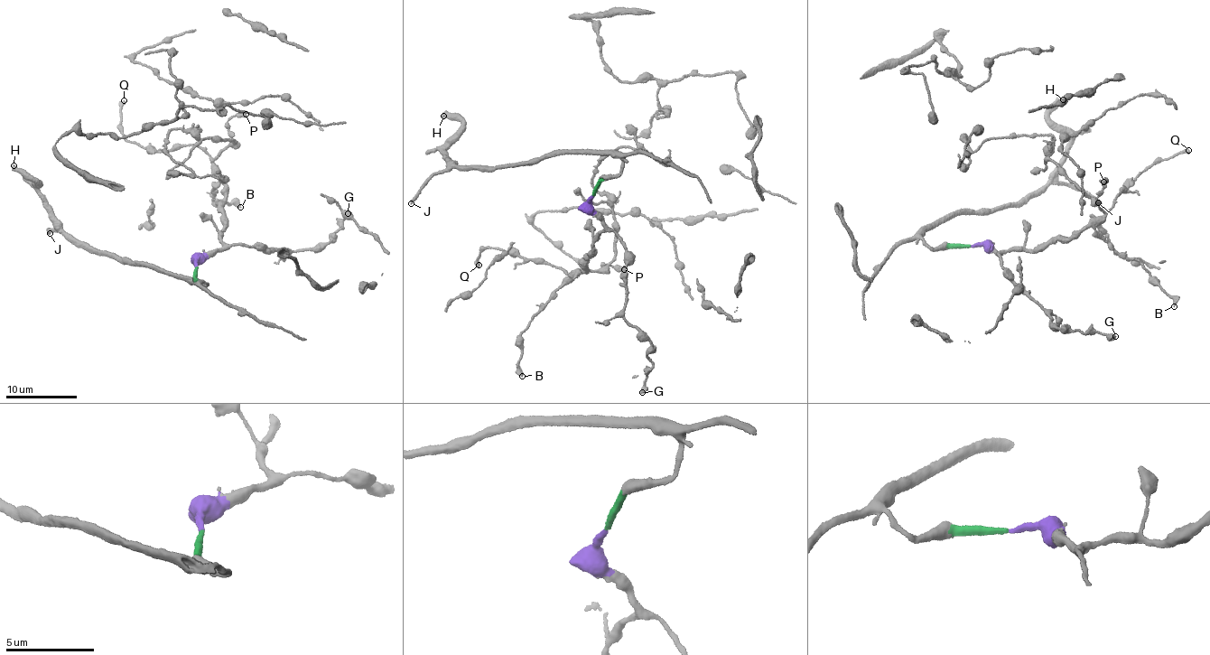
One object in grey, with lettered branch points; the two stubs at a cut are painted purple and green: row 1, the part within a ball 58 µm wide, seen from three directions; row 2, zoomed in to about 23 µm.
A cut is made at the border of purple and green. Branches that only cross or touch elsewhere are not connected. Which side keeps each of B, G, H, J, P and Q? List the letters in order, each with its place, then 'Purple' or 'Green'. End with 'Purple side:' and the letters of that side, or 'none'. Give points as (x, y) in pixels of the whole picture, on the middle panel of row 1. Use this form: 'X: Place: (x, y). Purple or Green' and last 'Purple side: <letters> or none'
B: Place: (522, 376). Purple
G: Place: (642, 392). Purple
H: Place: (443, 116). Green
J: Place: (411, 203). Green
P: Place: (624, 269). Purple
Q: Place: (479, 265). Purple
Purple side: B, G, P, Q

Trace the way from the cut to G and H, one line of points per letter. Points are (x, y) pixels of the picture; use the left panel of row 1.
G: (196, 267), (200, 257), (244, 243), (263, 248), (284, 247), (293, 252), (329, 242), (342, 227), (348, 212)
H: (195, 267), (193, 273), (206, 283), (123, 261), (68, 238), (37, 180), (13, 164)

